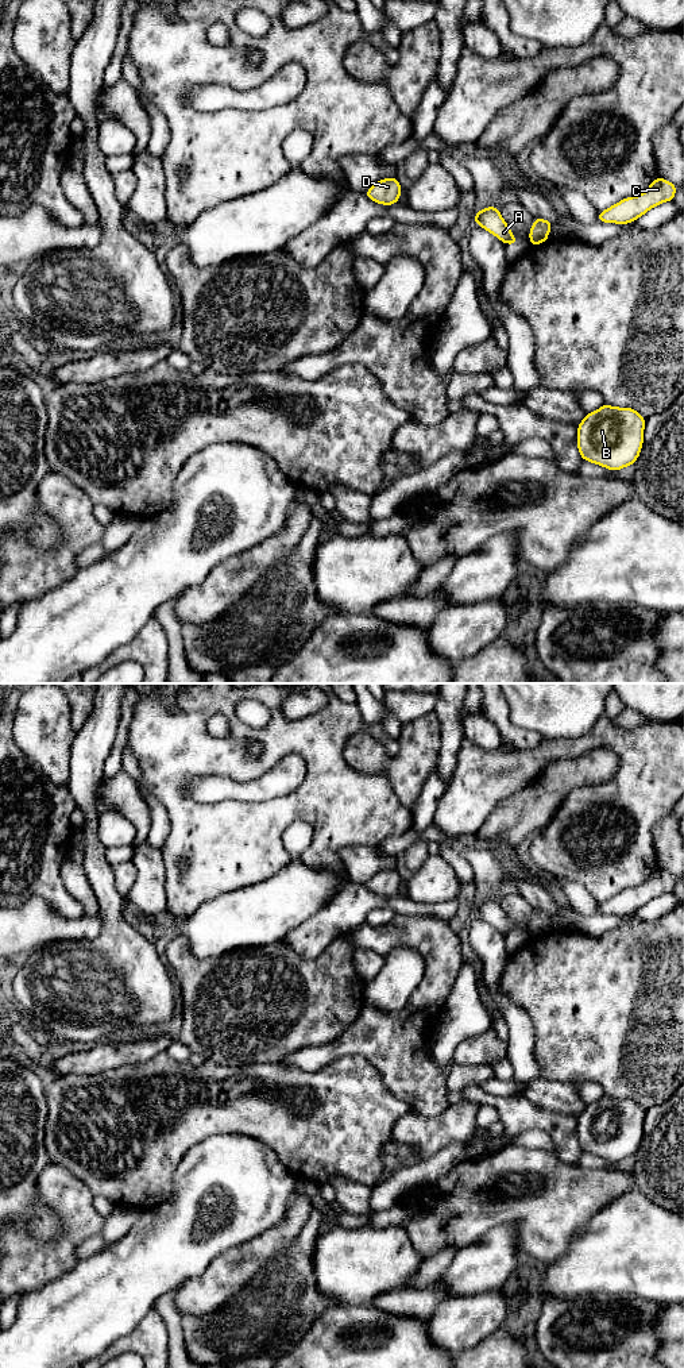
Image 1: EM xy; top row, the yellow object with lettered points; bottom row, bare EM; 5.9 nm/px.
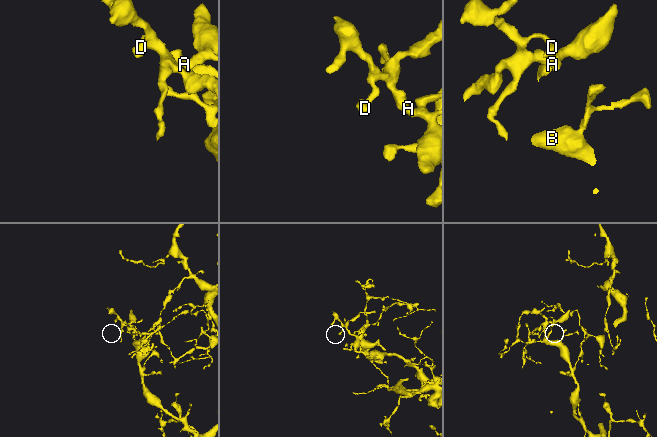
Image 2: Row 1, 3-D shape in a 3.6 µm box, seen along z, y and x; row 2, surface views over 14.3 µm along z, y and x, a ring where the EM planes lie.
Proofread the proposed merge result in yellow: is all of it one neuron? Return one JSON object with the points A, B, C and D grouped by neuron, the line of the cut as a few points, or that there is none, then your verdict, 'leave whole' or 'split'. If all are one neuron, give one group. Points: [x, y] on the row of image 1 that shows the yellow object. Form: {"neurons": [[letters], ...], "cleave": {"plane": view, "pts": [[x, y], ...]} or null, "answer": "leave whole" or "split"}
{"neurons": [["A", "C", "D"], ["B"]], "cleave": {"plane": "xy", "pts": [[547, 235], [530, 242]]}, "answer": "split"}

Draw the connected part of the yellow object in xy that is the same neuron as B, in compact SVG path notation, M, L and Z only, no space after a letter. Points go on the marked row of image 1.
M603 404L577 424L583 461L619 471L634 466L644 444L645 417L630 406Z

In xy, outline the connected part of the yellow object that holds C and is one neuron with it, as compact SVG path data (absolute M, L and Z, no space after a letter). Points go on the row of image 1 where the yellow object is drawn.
M657 177L641 194L626 197L610 208L600 211L598 221L629 224L649 212L652 208L673 201L677 186L668 180Z

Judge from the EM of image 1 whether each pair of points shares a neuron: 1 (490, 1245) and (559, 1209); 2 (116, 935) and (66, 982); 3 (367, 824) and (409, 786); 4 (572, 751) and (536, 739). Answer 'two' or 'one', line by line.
1: two
2: one
3: two
4: two

